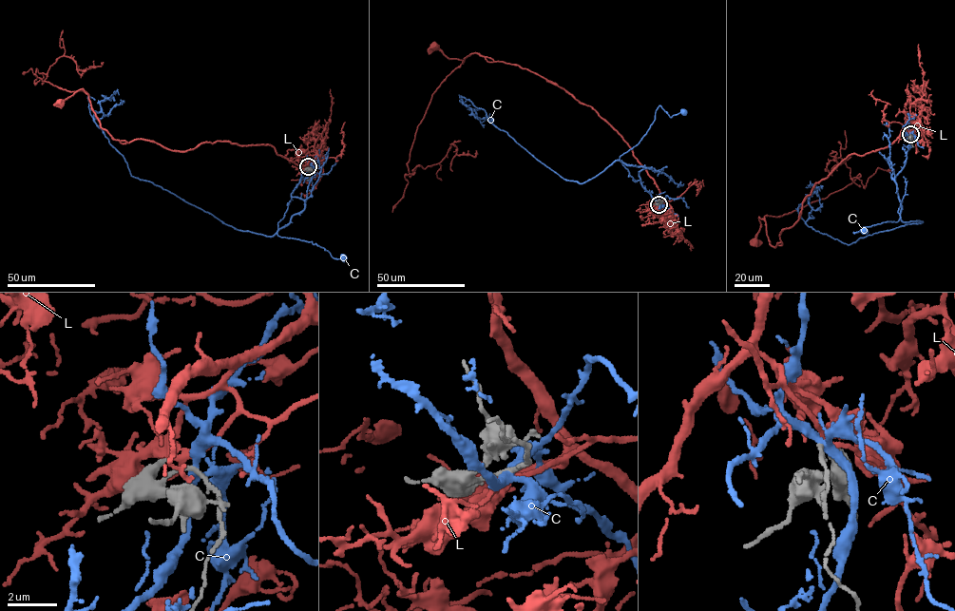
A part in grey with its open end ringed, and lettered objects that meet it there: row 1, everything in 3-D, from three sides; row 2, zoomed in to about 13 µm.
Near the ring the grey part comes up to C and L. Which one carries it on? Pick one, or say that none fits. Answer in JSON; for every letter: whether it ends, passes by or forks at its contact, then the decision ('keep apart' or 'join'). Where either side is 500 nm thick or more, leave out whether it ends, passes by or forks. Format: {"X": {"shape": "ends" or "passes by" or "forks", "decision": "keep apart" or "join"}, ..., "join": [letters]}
{"C": {"shape": "forks", "decision": "keep apart"}, "L": {"shape": "forks", "decision": "join"}, "join": ["L"]}

